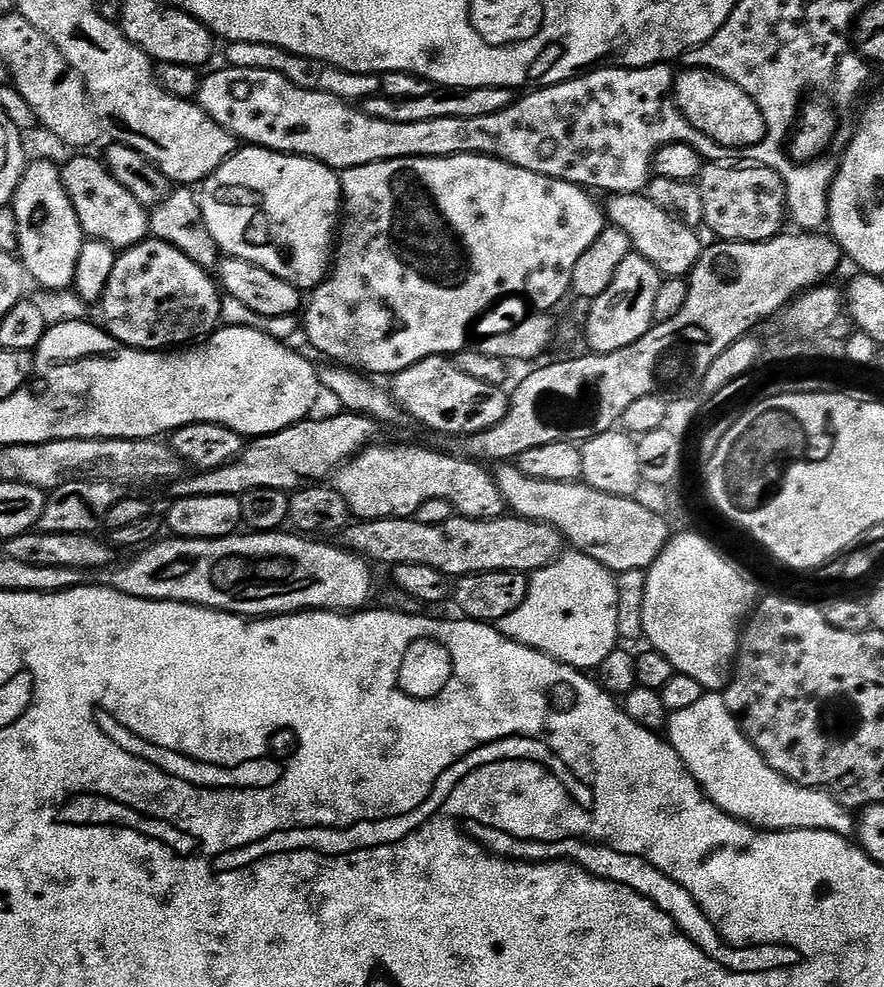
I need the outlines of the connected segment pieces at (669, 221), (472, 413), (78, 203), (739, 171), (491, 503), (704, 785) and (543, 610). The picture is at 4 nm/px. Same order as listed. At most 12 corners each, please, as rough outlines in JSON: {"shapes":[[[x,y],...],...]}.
{"shapes":[[[646,194],[607,197],[606,216],[665,277],[687,277],[697,229]],[[431,356],[391,377],[418,423],[455,438],[502,422],[510,399]],[[107,164],[60,169],[85,237],[117,250],[149,239],[150,212]],[[701,167],[704,224],[721,241],[785,231],[772,168]],[[365,448],[334,476],[357,521],[412,518],[422,502],[493,520],[506,505],[483,463]],[[723,695],[671,713],[666,739],[708,798],[769,832],[851,837],[823,788],[764,761]],[[565,551],[500,633],[581,670],[621,643],[617,577]]]}

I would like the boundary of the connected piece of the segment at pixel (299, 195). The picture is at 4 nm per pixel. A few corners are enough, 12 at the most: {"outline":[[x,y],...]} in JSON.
{"outline":[[244,146],[199,193],[221,253],[301,290],[334,260],[340,177]]}

